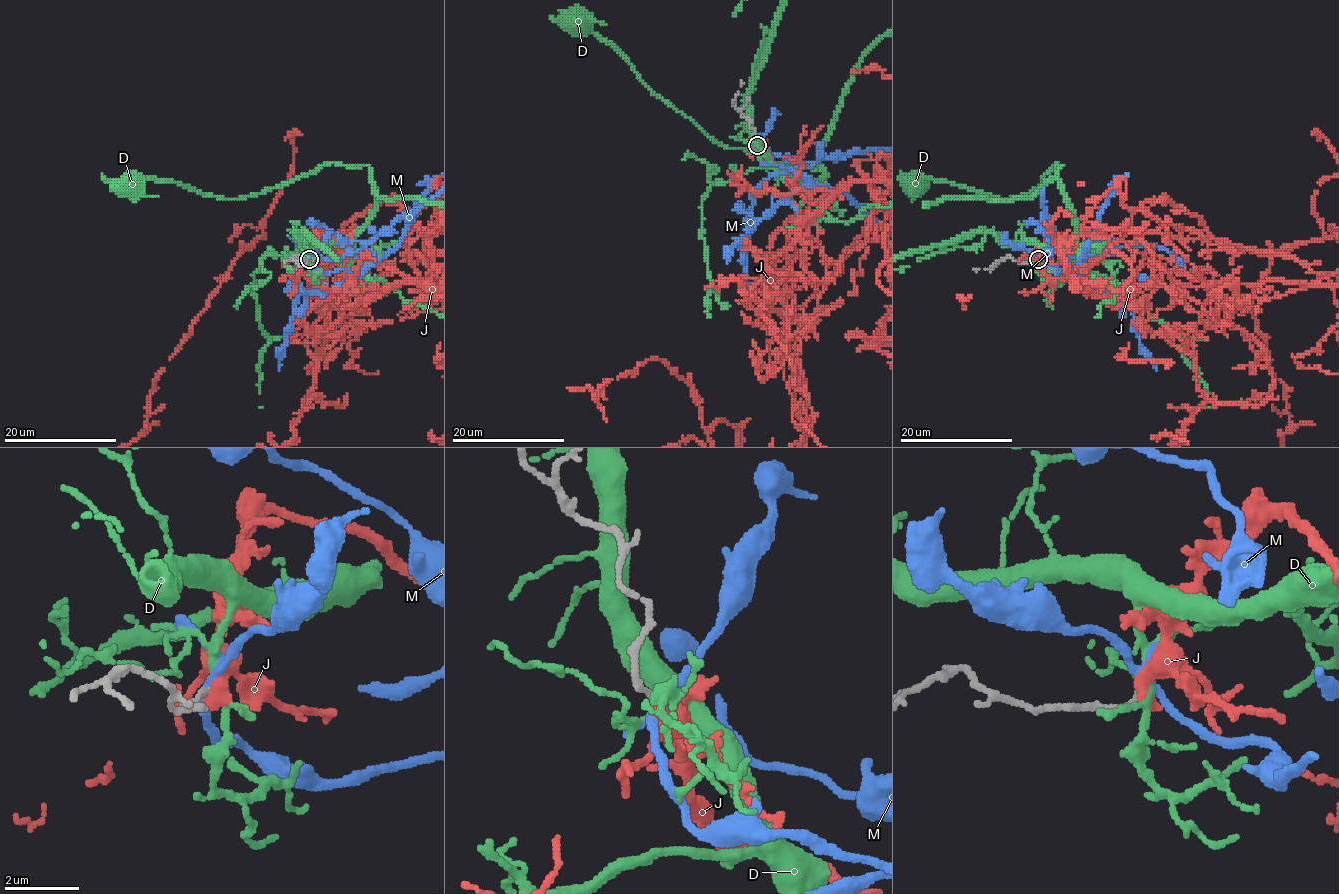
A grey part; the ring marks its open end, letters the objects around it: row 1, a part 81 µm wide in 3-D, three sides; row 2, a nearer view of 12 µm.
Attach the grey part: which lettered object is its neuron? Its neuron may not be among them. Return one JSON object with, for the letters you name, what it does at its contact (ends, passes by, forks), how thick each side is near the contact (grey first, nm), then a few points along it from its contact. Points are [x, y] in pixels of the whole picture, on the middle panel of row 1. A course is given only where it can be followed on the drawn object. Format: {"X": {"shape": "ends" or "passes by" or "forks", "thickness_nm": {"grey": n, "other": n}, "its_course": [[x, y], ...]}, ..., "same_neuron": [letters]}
{"same_neuron": []}

